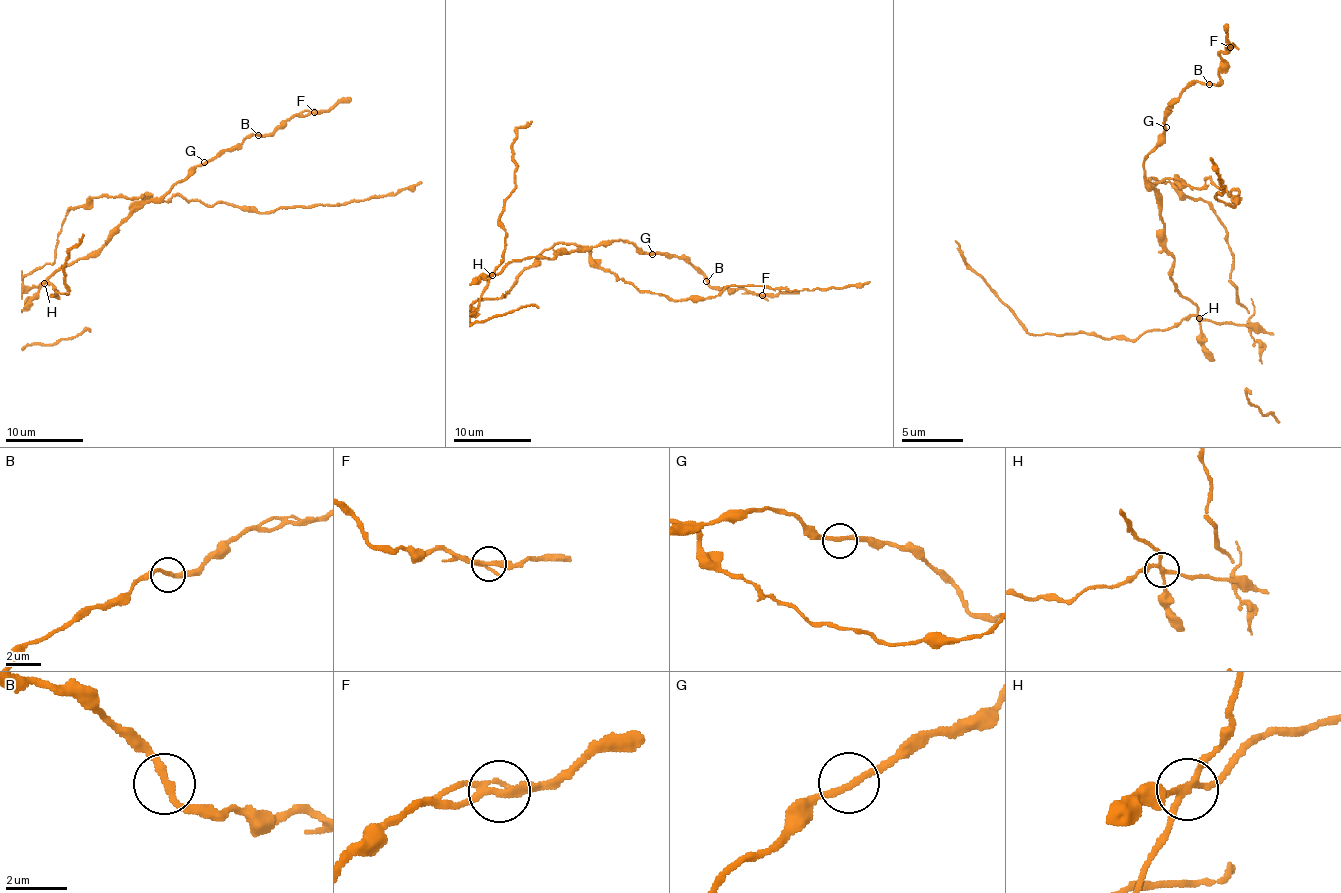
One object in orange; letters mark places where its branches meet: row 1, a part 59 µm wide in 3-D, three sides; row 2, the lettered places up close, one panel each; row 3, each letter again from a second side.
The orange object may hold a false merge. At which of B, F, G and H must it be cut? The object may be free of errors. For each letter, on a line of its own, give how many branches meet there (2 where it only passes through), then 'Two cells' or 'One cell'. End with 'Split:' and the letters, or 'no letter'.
B: Branches: 2. One cell
F: Branches: 4. One cell
G: Branches: 2. One cell
H: Branches: 4. Two cells
Split: H

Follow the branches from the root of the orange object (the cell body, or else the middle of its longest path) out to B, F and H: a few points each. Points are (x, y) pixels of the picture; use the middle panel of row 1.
B: (586, 248), (625, 240), (644, 252), (683, 256), (706, 281)
F: (586, 248), (615, 240), (633, 242), (644, 252), (683, 256), (712, 287), (747, 289), (762, 295)
H: (586, 248), (557, 252), (549, 260), (534, 256), (509, 262), (491, 275)

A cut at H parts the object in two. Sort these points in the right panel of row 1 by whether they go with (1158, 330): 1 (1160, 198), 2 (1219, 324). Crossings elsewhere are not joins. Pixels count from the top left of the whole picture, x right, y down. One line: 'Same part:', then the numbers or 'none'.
Same part: 2

